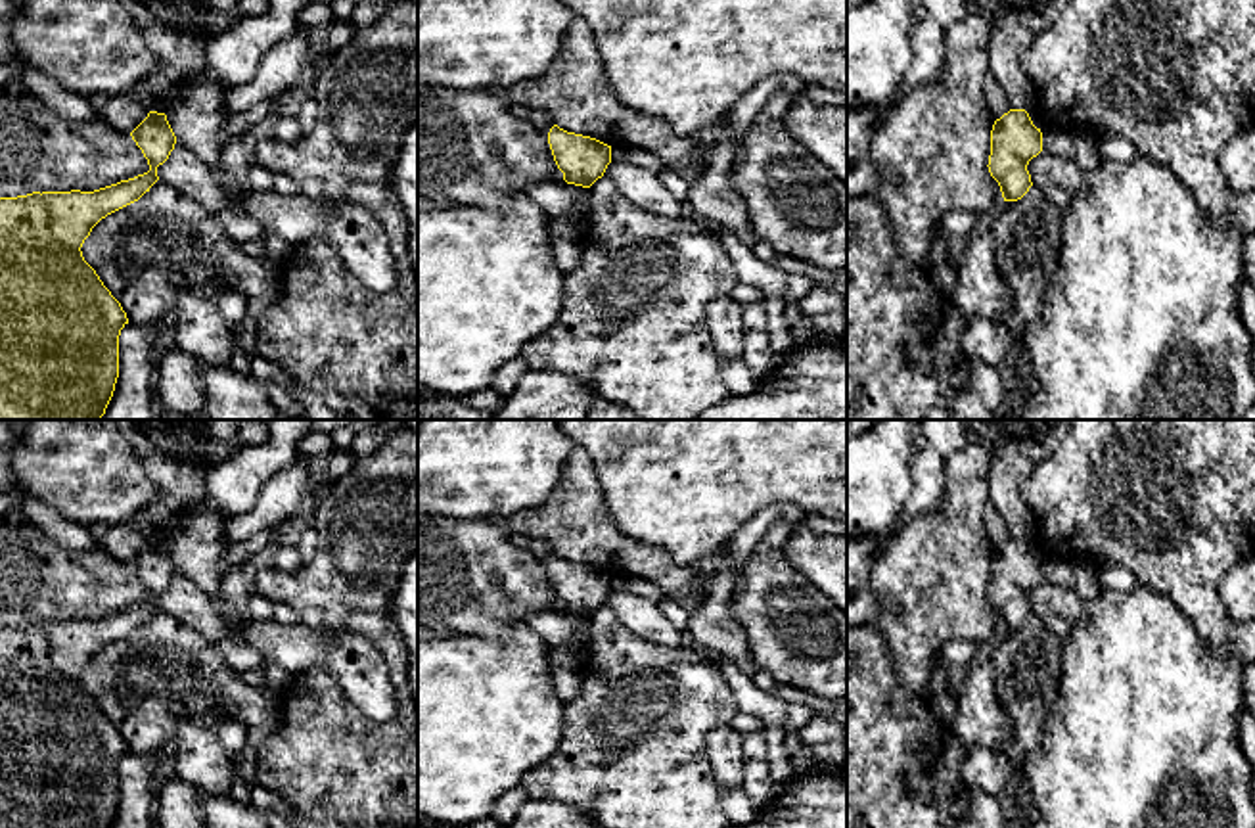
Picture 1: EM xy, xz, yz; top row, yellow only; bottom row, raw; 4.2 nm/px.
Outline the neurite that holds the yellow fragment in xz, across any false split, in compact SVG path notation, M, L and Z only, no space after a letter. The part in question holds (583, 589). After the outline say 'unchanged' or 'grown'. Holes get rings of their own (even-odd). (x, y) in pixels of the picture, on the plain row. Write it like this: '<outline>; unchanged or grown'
M558 554L550 558L548 573L567 613L590 617L611 592L611 575L590 565L567 562Z; unchanged

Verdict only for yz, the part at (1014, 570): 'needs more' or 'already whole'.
already whole

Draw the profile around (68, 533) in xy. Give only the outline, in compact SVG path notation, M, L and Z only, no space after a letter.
M27 491L21 498L21 512L63 548L100 548L100 540L90 533L88 525L63 518L56 508L48 506Z

